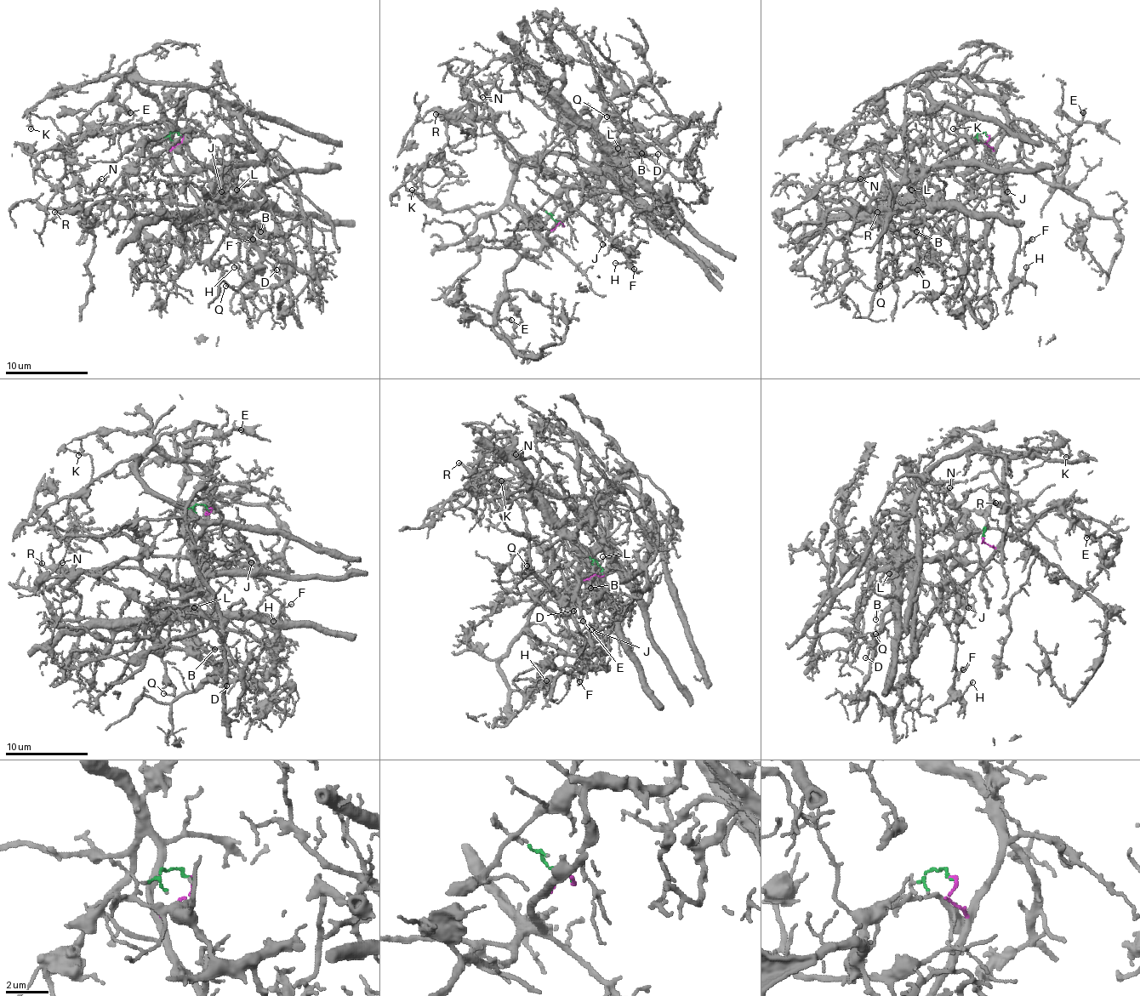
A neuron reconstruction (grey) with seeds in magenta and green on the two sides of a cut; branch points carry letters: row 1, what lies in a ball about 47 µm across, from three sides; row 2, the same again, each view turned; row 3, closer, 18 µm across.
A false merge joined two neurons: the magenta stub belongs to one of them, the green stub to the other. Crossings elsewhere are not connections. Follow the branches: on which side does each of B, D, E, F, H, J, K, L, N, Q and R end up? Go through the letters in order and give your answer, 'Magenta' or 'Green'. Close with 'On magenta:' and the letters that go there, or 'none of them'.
B: Green
D: Green
E: Magenta
F: Magenta
H: Magenta
J: Green
K: Magenta
L: Green
N: Green
Q: Green
R: Magenta
On magenta: E, F, H, K, R

